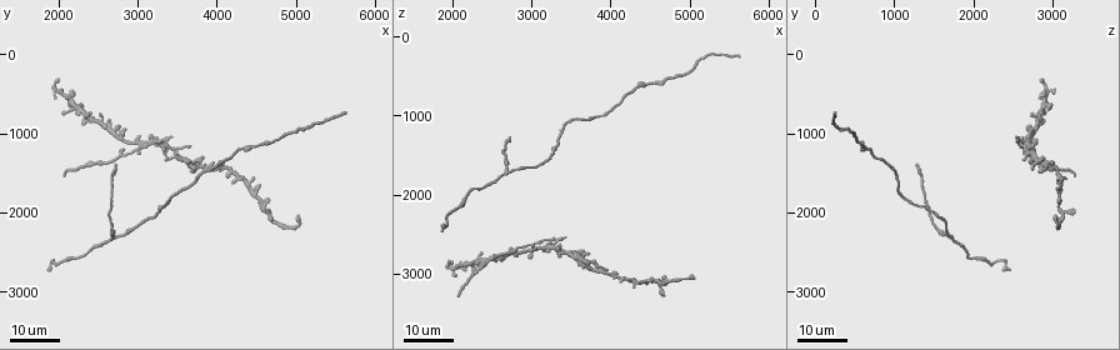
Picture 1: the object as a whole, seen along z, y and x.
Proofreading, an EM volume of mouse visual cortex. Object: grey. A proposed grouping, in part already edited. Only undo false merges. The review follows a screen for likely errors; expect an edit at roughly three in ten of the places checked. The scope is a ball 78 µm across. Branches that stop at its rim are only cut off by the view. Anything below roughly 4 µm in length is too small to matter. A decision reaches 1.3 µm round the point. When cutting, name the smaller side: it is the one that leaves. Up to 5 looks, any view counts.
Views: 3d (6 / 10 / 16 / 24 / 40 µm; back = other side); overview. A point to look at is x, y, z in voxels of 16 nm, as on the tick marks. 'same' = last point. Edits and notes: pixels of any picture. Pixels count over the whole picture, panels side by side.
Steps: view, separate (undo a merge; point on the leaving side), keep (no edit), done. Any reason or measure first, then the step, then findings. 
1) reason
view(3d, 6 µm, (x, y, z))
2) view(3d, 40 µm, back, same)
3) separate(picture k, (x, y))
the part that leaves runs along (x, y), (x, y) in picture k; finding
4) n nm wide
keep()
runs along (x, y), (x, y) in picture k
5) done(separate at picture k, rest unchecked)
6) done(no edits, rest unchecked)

three-way junction
view(3d, 24 µm, (4050, 1450, 3050))

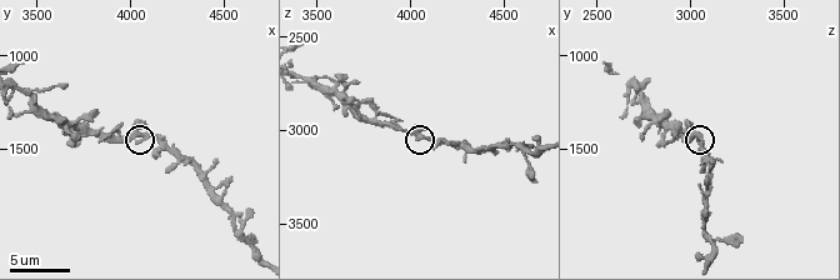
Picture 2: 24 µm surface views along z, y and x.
closer look
view(3d, 10 µm, (4060, 1420, 3020))

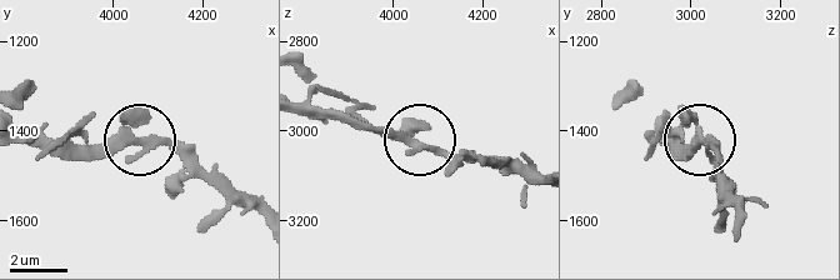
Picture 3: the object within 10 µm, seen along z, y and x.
290 nm wide
keep()
one neuron here

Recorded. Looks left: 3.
thin arm on a thick one
view(3d, 24 µm, (3000, 1150, 2700))

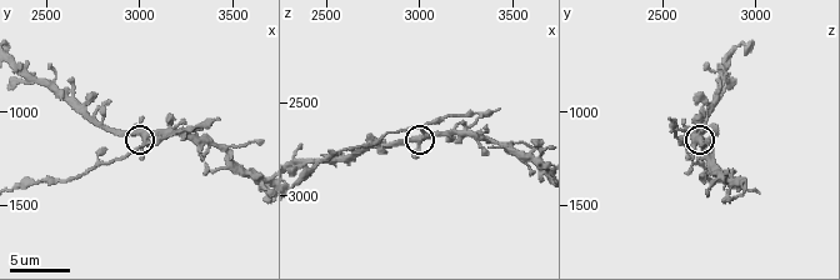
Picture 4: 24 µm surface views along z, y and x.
view(3d, 10 µm, (3020, 1120, 2700))

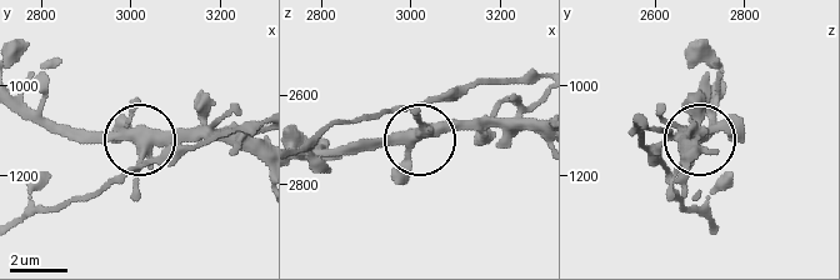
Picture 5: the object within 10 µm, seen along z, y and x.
380 nm wide
keep()
all the same neuron

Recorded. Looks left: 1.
done(no edits, rest unchecked)

